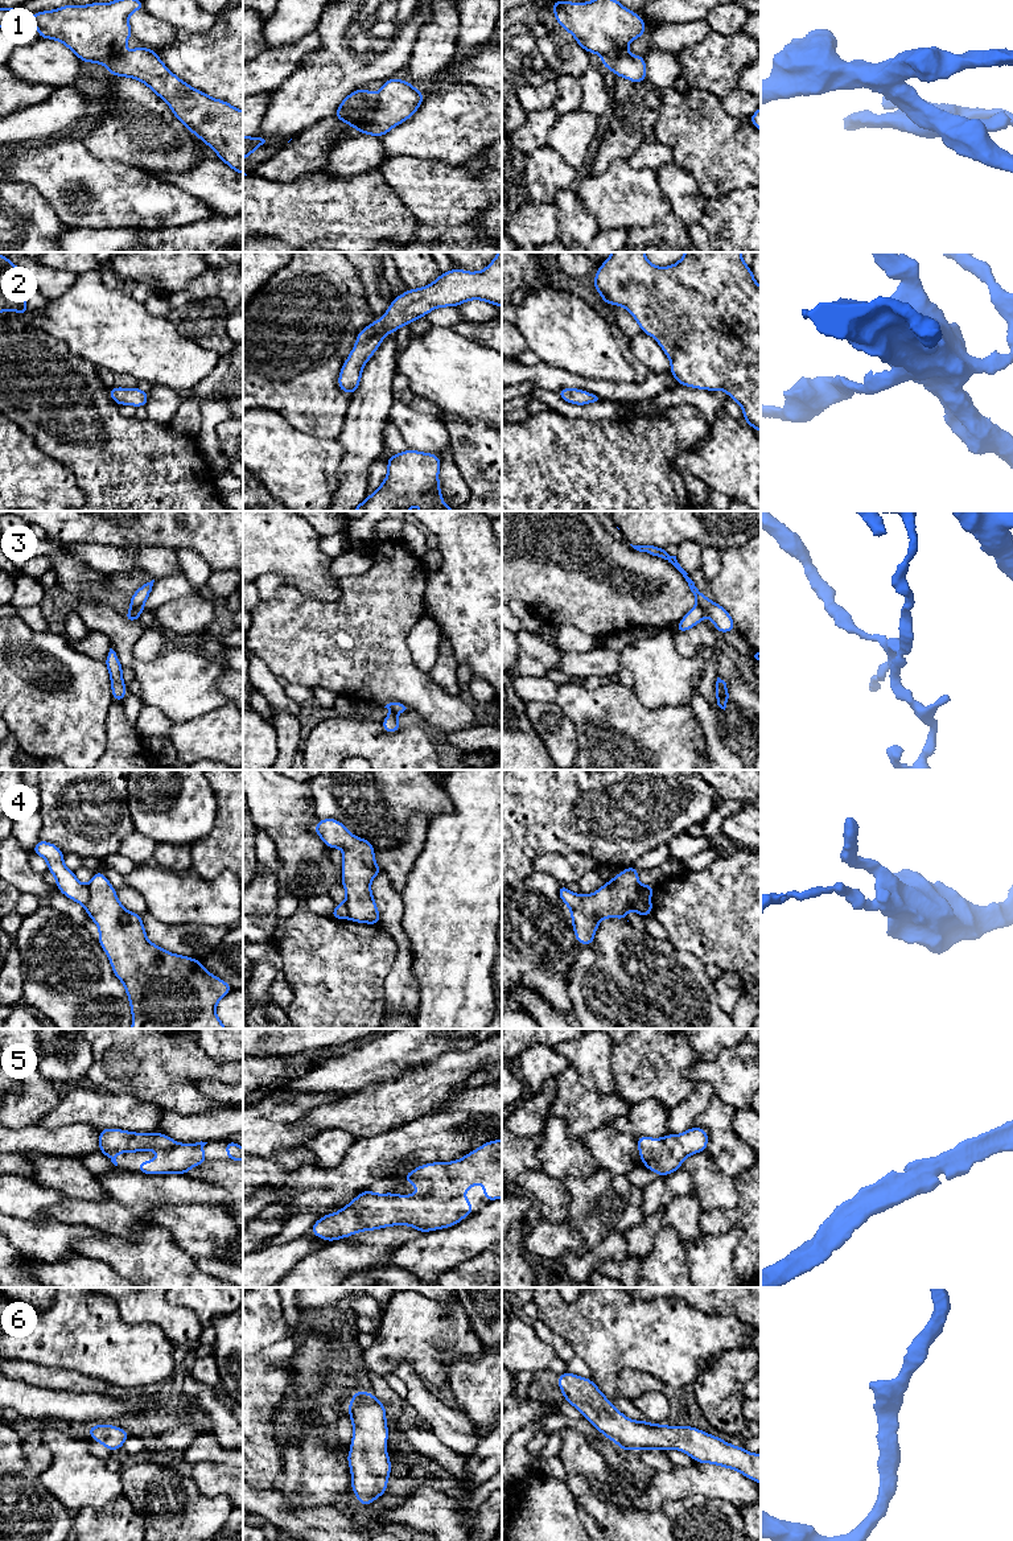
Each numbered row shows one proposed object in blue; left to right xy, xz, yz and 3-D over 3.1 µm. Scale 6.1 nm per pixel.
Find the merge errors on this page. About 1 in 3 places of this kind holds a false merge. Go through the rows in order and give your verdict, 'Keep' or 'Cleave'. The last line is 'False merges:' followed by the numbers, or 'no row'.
1: Cleave
2: Keep
3: Cleave
4: Cleave
5: Keep
6: Keep
False merges: 1, 3, 4

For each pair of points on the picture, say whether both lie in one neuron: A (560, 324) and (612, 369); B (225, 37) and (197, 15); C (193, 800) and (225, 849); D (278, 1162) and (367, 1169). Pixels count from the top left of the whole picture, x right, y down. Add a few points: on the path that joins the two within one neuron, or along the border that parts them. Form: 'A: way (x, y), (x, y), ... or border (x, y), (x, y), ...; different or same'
A: way (573, 336), (598, 357); same
B: border (217, 16), (206, 31), (181, 29); different
C: border (215, 799), (214, 827), (190, 847); different
D: border (314, 1164), (296, 1169), (285, 1183); different

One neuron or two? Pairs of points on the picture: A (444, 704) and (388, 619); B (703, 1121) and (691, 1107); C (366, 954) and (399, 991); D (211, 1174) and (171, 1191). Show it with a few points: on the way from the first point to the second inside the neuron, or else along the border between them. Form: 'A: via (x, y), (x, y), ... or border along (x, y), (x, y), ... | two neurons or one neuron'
A: via (421, 689), (388, 656), (388, 642) | one neuron
B: border along (715, 1096), (692, 1125) | two neurons
C: border along (398, 947), (395, 960), (384, 980), (383, 1006) | two neurons
D: border along (186, 1175), (218, 1186), (223, 1193), (223, 1199) | two neurons

